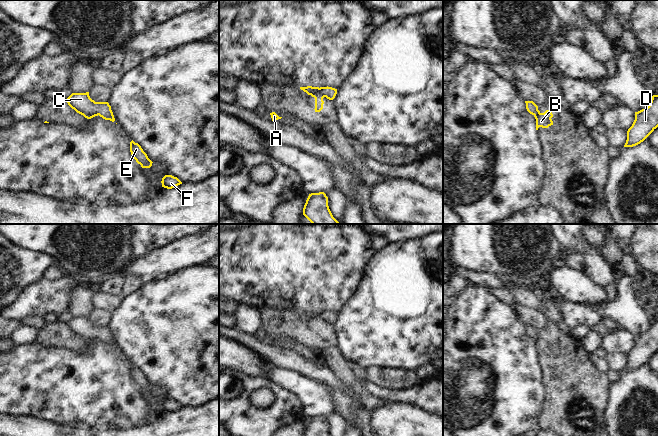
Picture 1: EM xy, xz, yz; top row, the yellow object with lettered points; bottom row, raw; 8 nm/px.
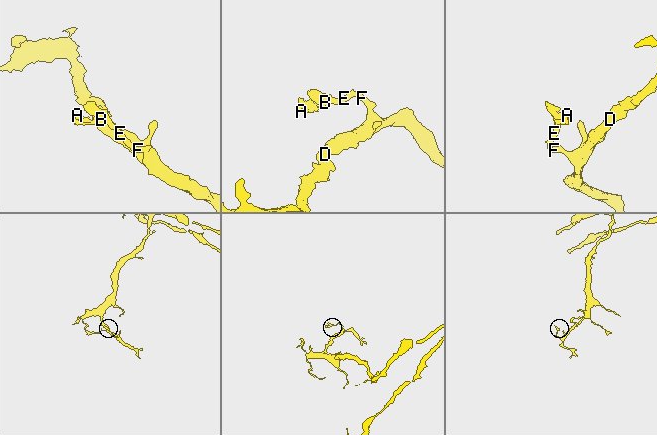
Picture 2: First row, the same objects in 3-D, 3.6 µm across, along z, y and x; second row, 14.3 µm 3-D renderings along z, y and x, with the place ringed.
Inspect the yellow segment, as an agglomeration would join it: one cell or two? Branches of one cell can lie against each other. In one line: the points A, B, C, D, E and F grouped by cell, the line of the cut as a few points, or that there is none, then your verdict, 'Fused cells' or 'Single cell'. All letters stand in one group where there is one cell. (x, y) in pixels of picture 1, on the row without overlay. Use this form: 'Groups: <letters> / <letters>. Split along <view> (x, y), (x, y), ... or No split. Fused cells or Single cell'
Groups: A B C D E F. No split. Single cell.

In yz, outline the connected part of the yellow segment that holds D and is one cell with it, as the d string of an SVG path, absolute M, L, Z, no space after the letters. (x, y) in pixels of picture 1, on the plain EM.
M653 319L649 330L635 336L635 344L627 355L624 371L643 366L658 351L658 319Z

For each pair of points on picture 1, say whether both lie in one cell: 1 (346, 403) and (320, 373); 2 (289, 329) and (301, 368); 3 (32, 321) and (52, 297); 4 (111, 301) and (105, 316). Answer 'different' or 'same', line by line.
1: different
2: different
3: different
4: different

